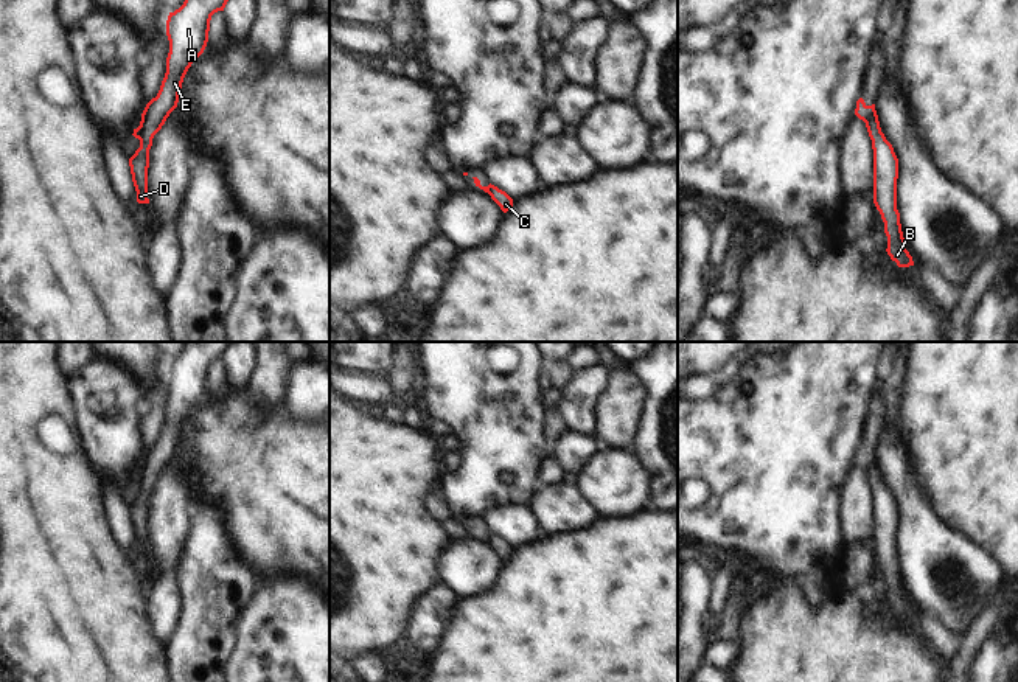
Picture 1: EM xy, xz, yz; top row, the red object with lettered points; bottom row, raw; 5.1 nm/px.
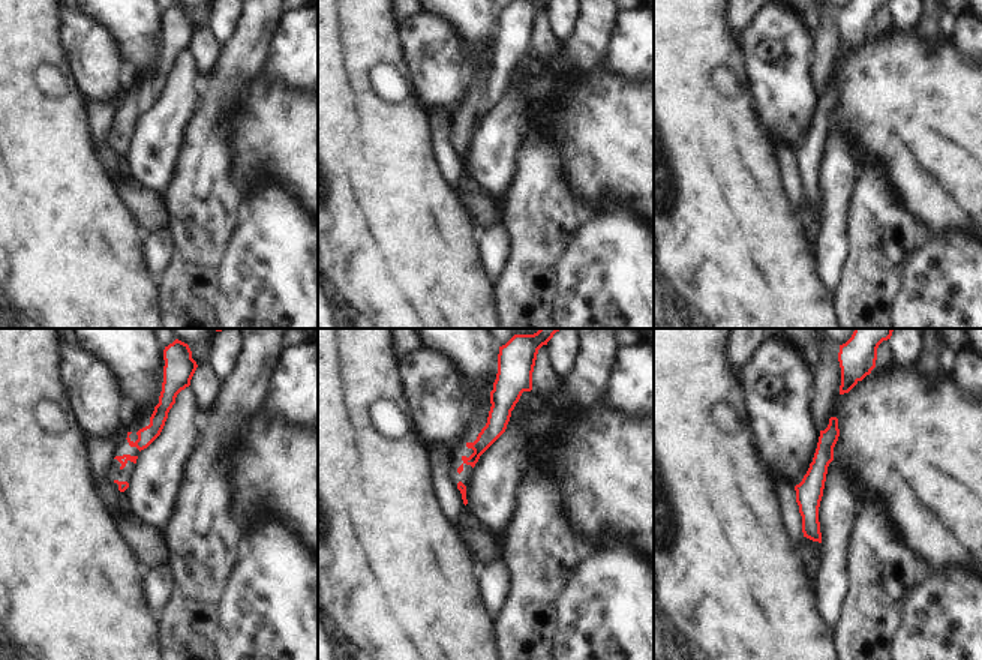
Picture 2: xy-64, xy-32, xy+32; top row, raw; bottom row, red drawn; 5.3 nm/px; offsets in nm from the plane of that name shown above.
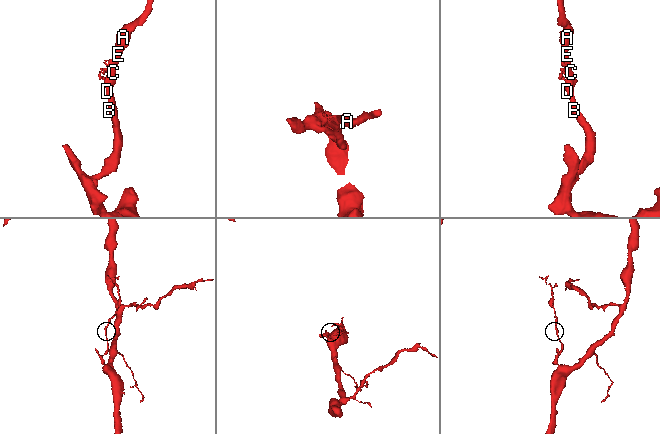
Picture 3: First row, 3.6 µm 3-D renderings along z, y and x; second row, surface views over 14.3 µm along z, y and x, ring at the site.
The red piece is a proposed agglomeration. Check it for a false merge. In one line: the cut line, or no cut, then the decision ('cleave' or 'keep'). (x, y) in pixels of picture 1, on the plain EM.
no cut; keep

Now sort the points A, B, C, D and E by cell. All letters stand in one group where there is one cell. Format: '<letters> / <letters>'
A B C D E

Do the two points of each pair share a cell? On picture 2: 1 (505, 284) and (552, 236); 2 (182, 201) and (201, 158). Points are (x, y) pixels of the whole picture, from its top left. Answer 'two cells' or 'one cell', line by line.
1: one cell
2: one cell

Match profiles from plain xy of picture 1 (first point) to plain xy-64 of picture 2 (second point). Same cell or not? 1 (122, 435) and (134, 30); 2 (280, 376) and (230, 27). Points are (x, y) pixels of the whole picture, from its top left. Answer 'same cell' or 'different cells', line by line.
1: different cells
2: different cells

